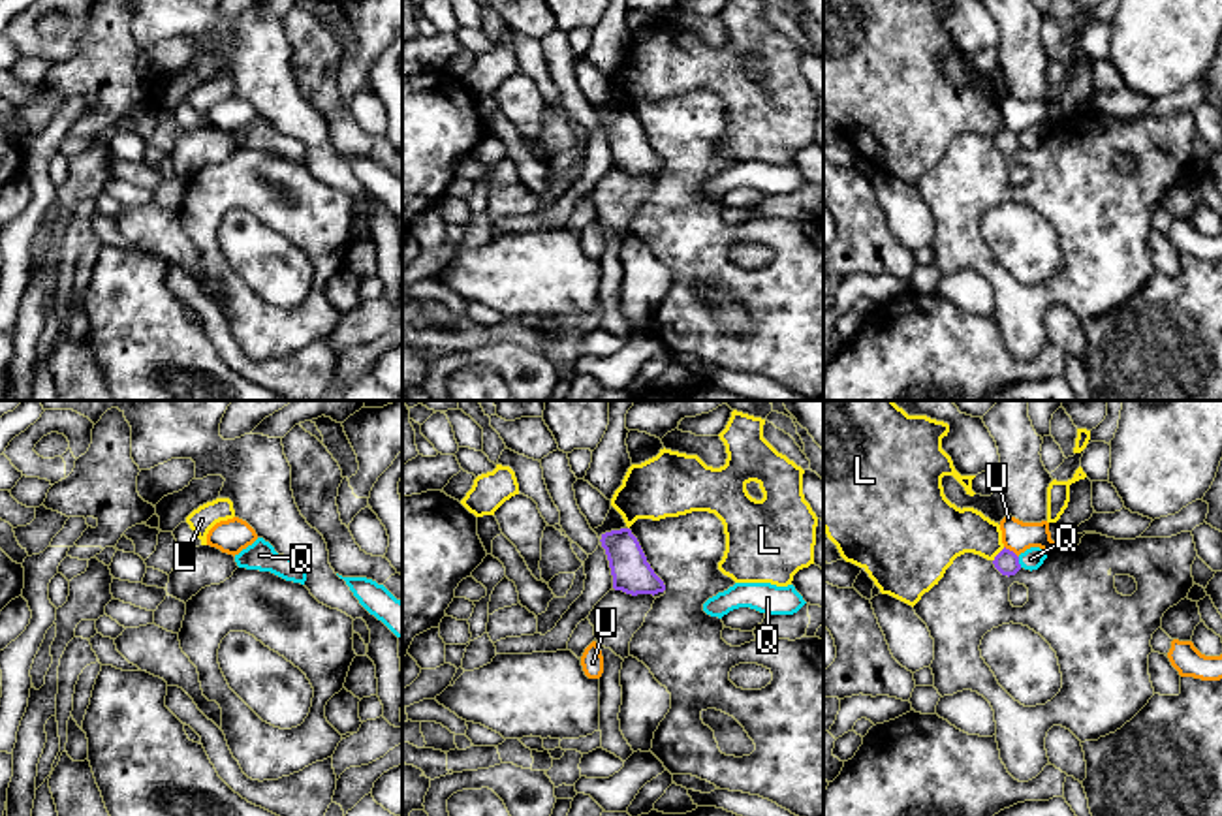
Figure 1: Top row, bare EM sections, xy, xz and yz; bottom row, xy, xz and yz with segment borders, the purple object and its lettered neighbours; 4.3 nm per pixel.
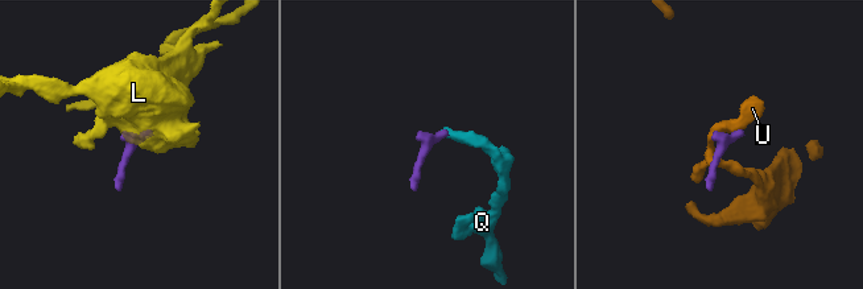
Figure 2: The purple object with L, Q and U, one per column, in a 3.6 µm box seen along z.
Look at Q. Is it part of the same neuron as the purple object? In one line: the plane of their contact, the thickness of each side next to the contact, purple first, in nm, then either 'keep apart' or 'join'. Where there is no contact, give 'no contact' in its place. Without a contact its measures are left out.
yz | 100/90 nm | keep apart

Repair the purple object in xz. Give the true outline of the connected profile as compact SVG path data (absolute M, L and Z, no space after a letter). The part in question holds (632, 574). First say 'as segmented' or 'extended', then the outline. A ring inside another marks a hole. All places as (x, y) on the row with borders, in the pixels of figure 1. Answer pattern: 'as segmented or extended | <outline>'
as segmented | M630 528L611 530L602 534L613 588L626 594L658 594L666 590L664 581L654 573L647 557Z

